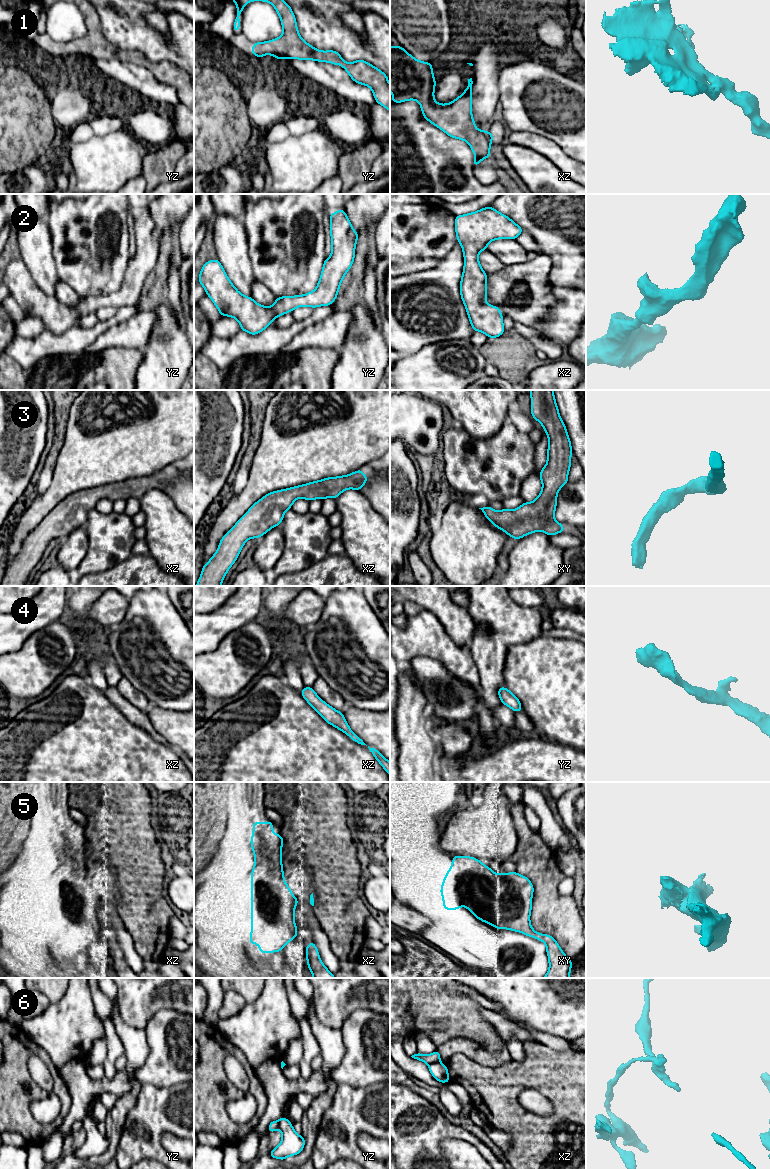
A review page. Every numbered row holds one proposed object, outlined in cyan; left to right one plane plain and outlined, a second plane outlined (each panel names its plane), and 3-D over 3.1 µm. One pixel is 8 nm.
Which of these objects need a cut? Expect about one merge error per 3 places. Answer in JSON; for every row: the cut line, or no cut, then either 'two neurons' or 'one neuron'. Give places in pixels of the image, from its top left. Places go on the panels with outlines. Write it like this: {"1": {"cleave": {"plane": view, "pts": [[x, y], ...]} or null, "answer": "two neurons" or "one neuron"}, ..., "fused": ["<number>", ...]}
{"1": {"cleave": null, "answer": "one neuron"}, "2": {"cleave": null, "answer": "one neuron"}, "3": {"cleave": null, "answer": "one neuron"}, "4": {"cleave": null, "answer": "one neuron"}, "5": {"cleave": null, "answer": "one neuron"}, "6": {"cleave": {"plane": "xz", "pts": [[438, 1061], [431, 1062], [428, 1065]]}, "answer": "two neurons"}, "fused": ["6"]}

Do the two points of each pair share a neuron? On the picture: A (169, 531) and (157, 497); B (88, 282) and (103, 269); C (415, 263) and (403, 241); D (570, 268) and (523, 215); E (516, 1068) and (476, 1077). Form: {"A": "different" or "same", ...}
{"A": "same", "B": "same", "C": "same", "D": "same", "E": "same"}

